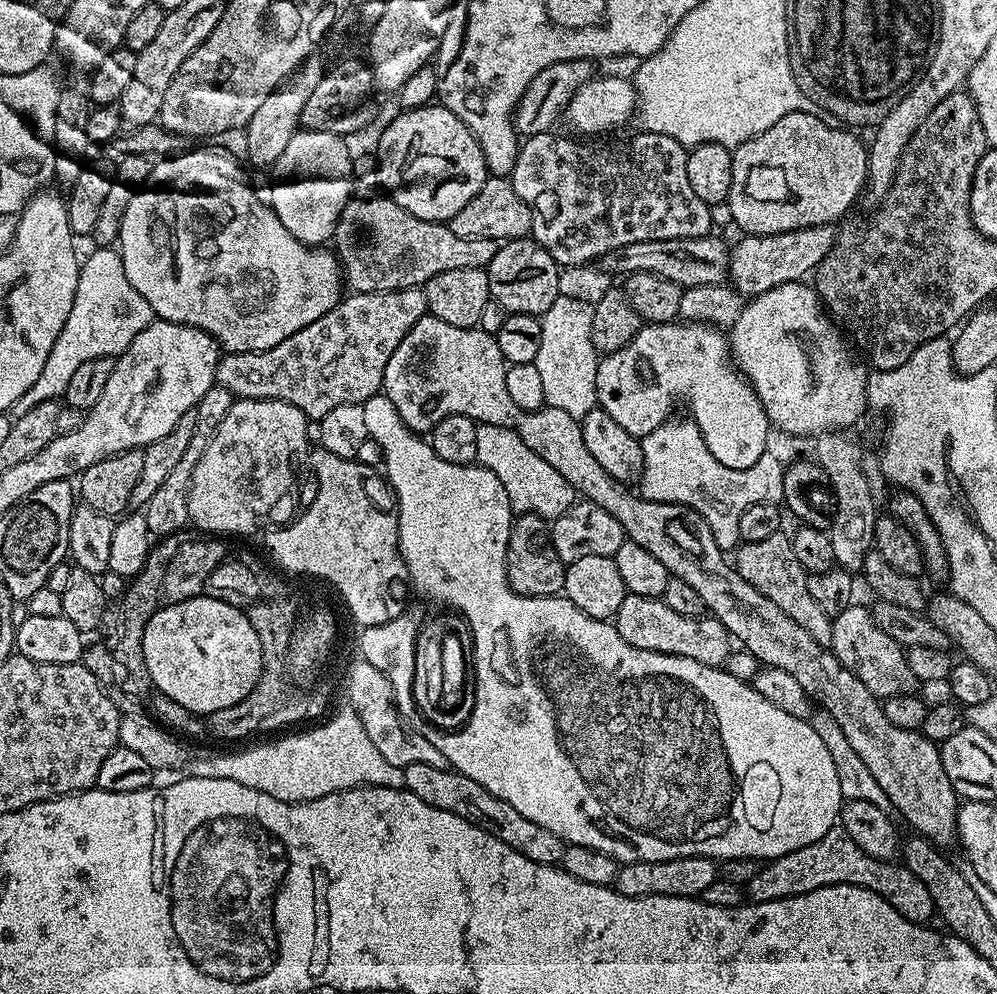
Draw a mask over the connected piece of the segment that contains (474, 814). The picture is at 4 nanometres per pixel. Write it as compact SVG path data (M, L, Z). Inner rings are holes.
M414 762L404 768L404 791L414 794L414 798L422 798L429 806L438 806L438 810L450 810L450 814L458 814L458 818L466 818L466 822L474 822L482 830L494 834L494 838L502 838L506 846L518 850L530 862L539 864L559 865L564 857L566 847L564 841L558 838L558 834L550 834L546 826L538 826L538 822L530 822L510 802L502 802L486 786L478 786L474 778L466 778L466 774L457 772L451 767L446 770L438 770L438 766L426 766L426 762Z

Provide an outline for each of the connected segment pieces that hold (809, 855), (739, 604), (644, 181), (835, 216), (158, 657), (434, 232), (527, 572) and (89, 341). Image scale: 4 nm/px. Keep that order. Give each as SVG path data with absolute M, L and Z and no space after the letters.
M837 826L831 828L818 842L810 842L810 846L802 846L802 850L788 852L776 860L769 860L750 878L746 885L746 896L749 901L761 904L762 902L774 902L791 896L801 896L810 890L825 888L831 884L853 884L869 888L874 894L881 896L902 918L906 918L915 924L927 925L928 919L936 916L934 898L930 898L930 890L914 878L909 868L904 867L900 862L885 862L870 858L858 846L850 834Z
M425 315L418 322L414 322L414 326L406 334L406 338L402 338L402 342L398 346L398 350L394 350L394 354L390 354L390 362L386 362L386 374L384 375L384 387L382 389L383 395L390 398L390 402L394 402L394 410L398 410L398 414L402 418L402 422L406 422L406 426L410 431L417 434L428 434L434 426L438 426L438 422L442 422L442 418L447 416L465 416L471 420L476 421L477 424L489 424L490 426L502 426L503 428L512 428L518 435L520 435L526 442L526 446L530 446L530 450L534 450L534 454L538 454L538 458L542 458L546 462L550 462L550 466L554 466L554 470L558 470L558 474L562 474L562 478L566 478L566 482L570 482L570 486L576 489L577 493L585 500L592 500L598 506L602 506L602 510L606 510L606 514L611 514L616 521L622 526L625 537L634 542L638 542L638 546L643 546L650 554L654 554L654 558L658 558L658 562L662 562L662 566L666 566L669 577L677 576L682 578L682 582L686 582L692 589L698 593L698 598L702 598L705 609L711 615L716 617L718 622L722 622L722 626L726 626L729 636L743 651L754 654L754 658L760 660L761 665L778 667L780 670L786 670L802 686L809 699L815 702L821 709L828 711L837 720L838 725L841 726L844 735L850 745L853 746L854 751L866 762L867 769L874 776L878 786L885 791L886 798L889 799L891 807L894 809L895 815L905 820L910 827L913 828L913 833L919 834L923 839L937 845L944 846L957 839L958 825L956 823L956 810L958 807L958 797L954 786L950 786L950 778L946 778L946 770L942 770L942 758L940 757L940 750L937 744L932 740L927 740L924 737L923 731L911 732L910 730L901 730L899 726L894 726L894 722L890 722L884 713L883 703L870 690L866 690L866 686L862 686L862 682L858 682L858 678L846 666L842 666L842 662L838 662L838 658L832 653L831 647L814 642L814 638L810 638L810 634L806 634L806 630L802 630L802 626L798 626L798 622L794 622L794 618L786 618L786 614L782 614L782 610L778 610L778 606L774 606L774 602L770 602L770 598L766 598L766 594L758 594L758 590L754 590L754 586L750 586L750 582L746 582L746 578L742 578L742 574L738 574L738 570L730 563L729 557L718 546L718 542L714 542L714 534L710 530L708 521L703 520L693 508L687 508L681 504L667 504L666 502L654 502L648 500L645 496L637 494L629 485L618 482L614 478L610 478L610 474L606 474L606 470L602 470L602 466L591 455L590 450L586 447L586 441L582 439L582 430L580 429L580 420L575 416L571 416L566 410L558 410L557 408L549 408L547 406L539 408L536 412L523 412L522 409L516 405L510 398L510 393L506 390L506 370L508 364L505 361L502 350L498 350L498 342L495 335L491 332L481 332L479 327L475 328L459 328L458 326L450 326L450 322L442 322L438 318L430 315Z
M643 130L637 131L637 133L637 136L630 137L625 144L616 144L613 148L608 144L596 144L600 142L581 142L568 134L556 136L557 133L555 131L534 134L521 143L520 153L514 162L514 170L510 179L514 190L518 190L518 198L522 198L522 202L526 202L526 206L530 206L532 211L531 239L544 247L556 260L557 264L561 266L584 266L589 262L599 261L601 256L606 255L608 252L613 252L616 248L626 246L630 242L669 240L670 238L698 238L699 236L707 236L713 231L714 227L711 222L713 209L706 202L702 202L702 198L698 198L698 194L694 194L694 189L690 186L690 178L686 175L689 149L666 134Z
M815 111L791 112L786 118L778 118L770 130L742 142L732 153L732 181L730 182L730 194L726 201L726 210L733 215L733 225L740 227L741 233L750 236L765 236L766 234L786 234L790 230L802 230L806 226L822 226L823 224L836 224L852 208L852 203L859 198L860 192L865 191L868 183L868 149L865 141L860 141L855 131L844 126L833 126L827 119L821 118Z
M205 594L161 606L144 627L142 654L145 656L145 668L151 687L157 693L174 699L179 706L197 714L226 710L226 706L242 702L242 698L250 694L260 677L261 652L258 634L248 621L247 611Z
M387 194L360 195L349 200L342 210L334 237L336 259L340 262L343 279L352 292L393 292L403 288L419 288L430 278L434 278L434 274L442 274L442 270L487 269L490 258L494 258L497 241L486 238L458 238L458 234L454 234L454 230L450 230L447 223L418 218L402 210L402 206L398 206L398 202L394 202Z
M521 512L511 521L508 529L508 553L506 554L506 570L508 584L518 594L529 598L556 598L563 593L566 565L558 558L558 550L554 550L552 530L549 521L538 514Z
M100 246L95 250L97 252L92 252L85 258L80 272L78 268L78 275L74 280L70 318L66 318L62 326L62 334L58 334L58 339L55 340L54 347L50 350L50 358L46 358L46 366L42 366L42 374L38 374L34 386L30 386L30 390L26 390L26 394L22 394L18 402L14 402L10 410L13 417L26 414L26 410L34 410L38 402L63 397L70 378L76 373L78 366L82 366L82 362L90 362L90 358L119 356L128 349L130 342L134 342L134 338L138 338L138 334L142 334L142 330L146 330L146 326L150 326L153 322L150 302L146 302L146 298L142 298L142 294L138 294L138 290L130 286L130 278L126 278L123 255L112 246Z

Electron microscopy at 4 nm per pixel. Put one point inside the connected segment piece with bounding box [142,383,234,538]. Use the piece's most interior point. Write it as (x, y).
(167, 512)

